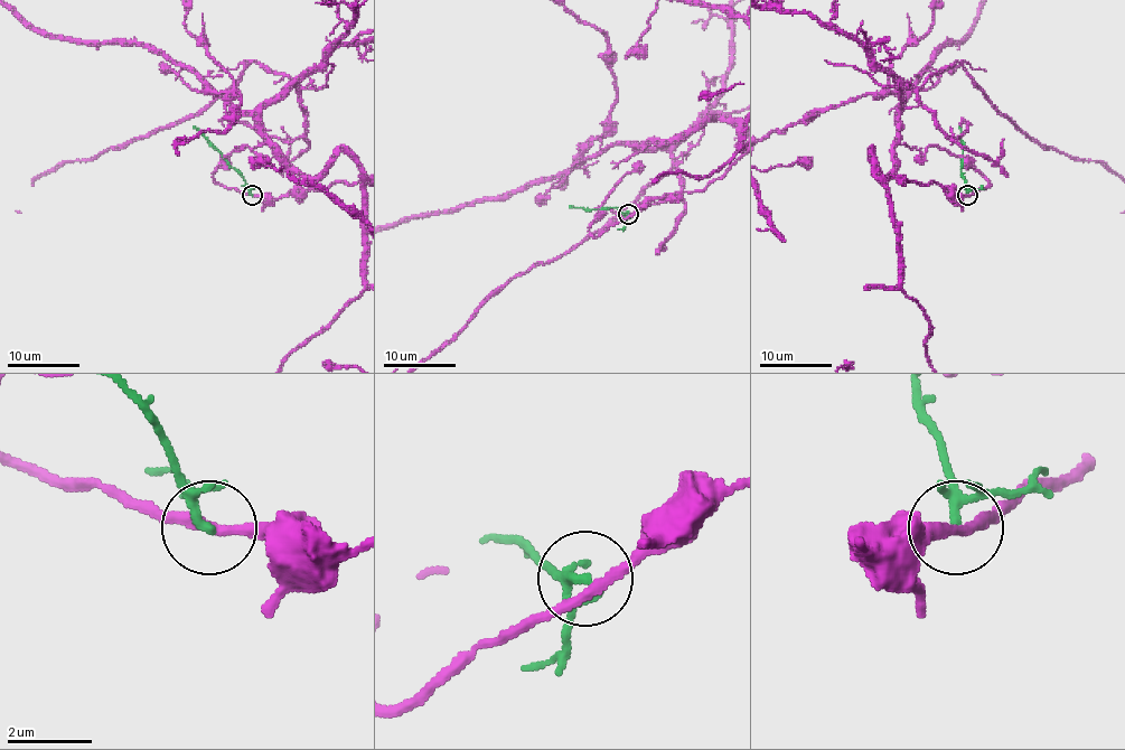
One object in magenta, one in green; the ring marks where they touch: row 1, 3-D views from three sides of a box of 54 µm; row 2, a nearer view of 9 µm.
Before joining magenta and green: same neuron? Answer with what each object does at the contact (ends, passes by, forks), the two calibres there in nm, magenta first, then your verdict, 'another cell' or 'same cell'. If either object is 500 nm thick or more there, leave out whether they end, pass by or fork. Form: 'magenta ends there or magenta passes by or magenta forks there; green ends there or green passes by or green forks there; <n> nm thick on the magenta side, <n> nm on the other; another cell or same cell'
magenta passes by; green forks there; 240 nm thick on the magenta side, 150 nm on the other; another cell

